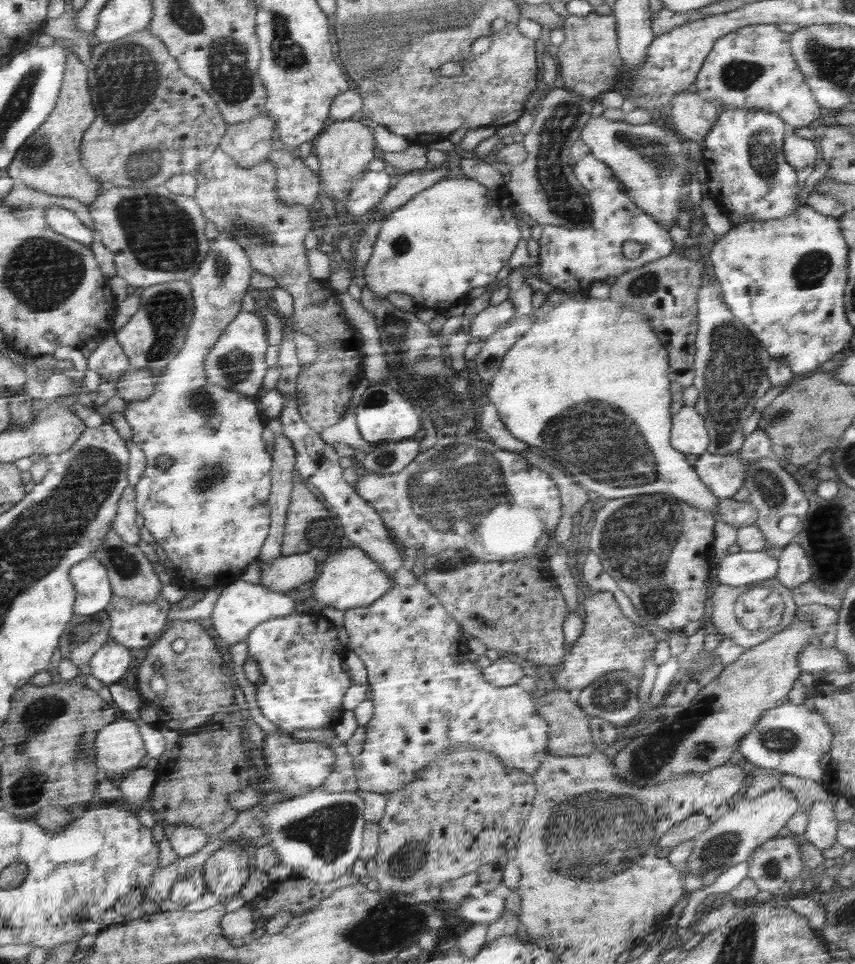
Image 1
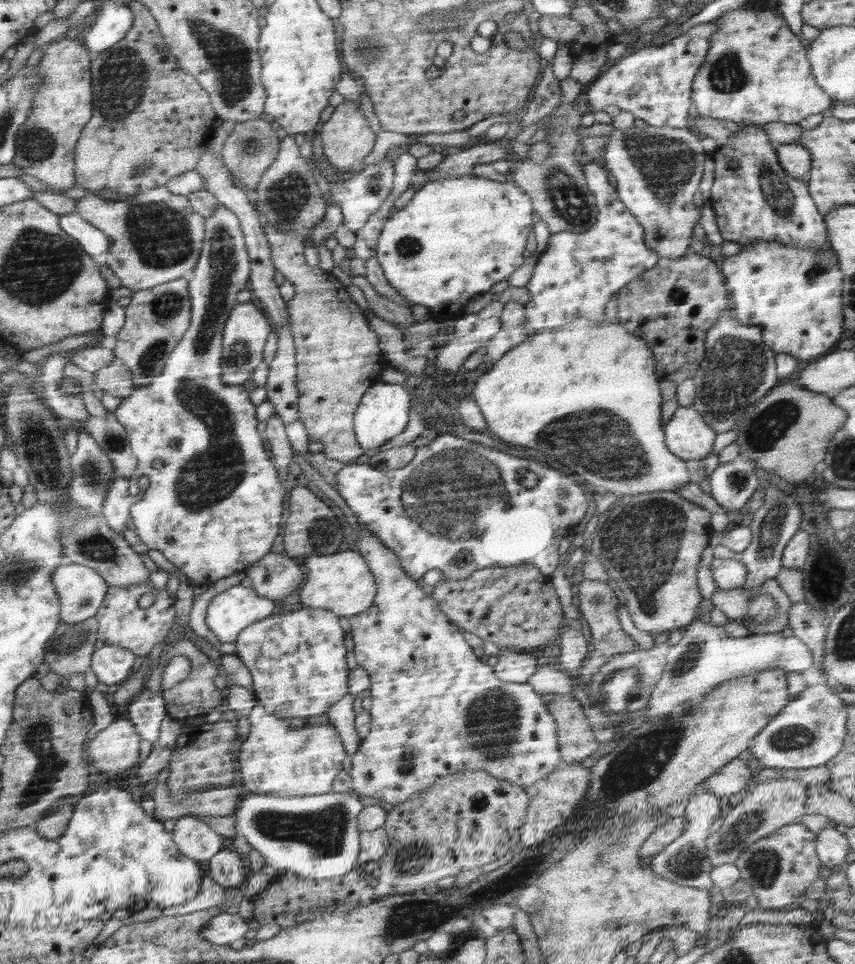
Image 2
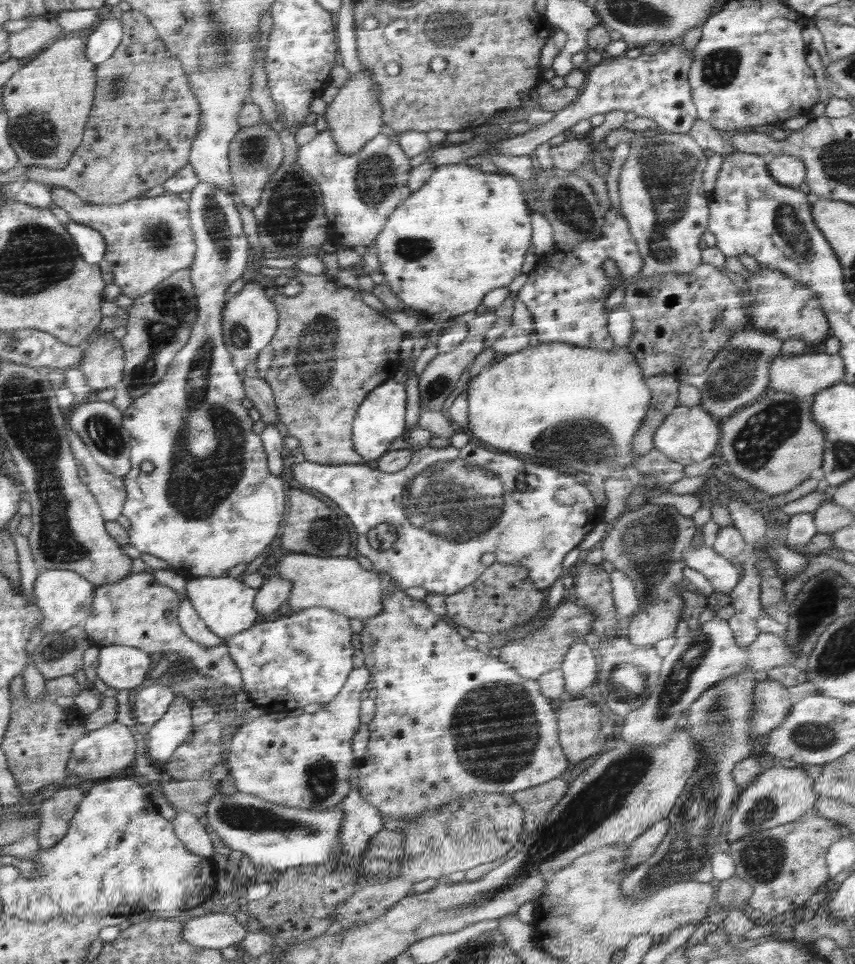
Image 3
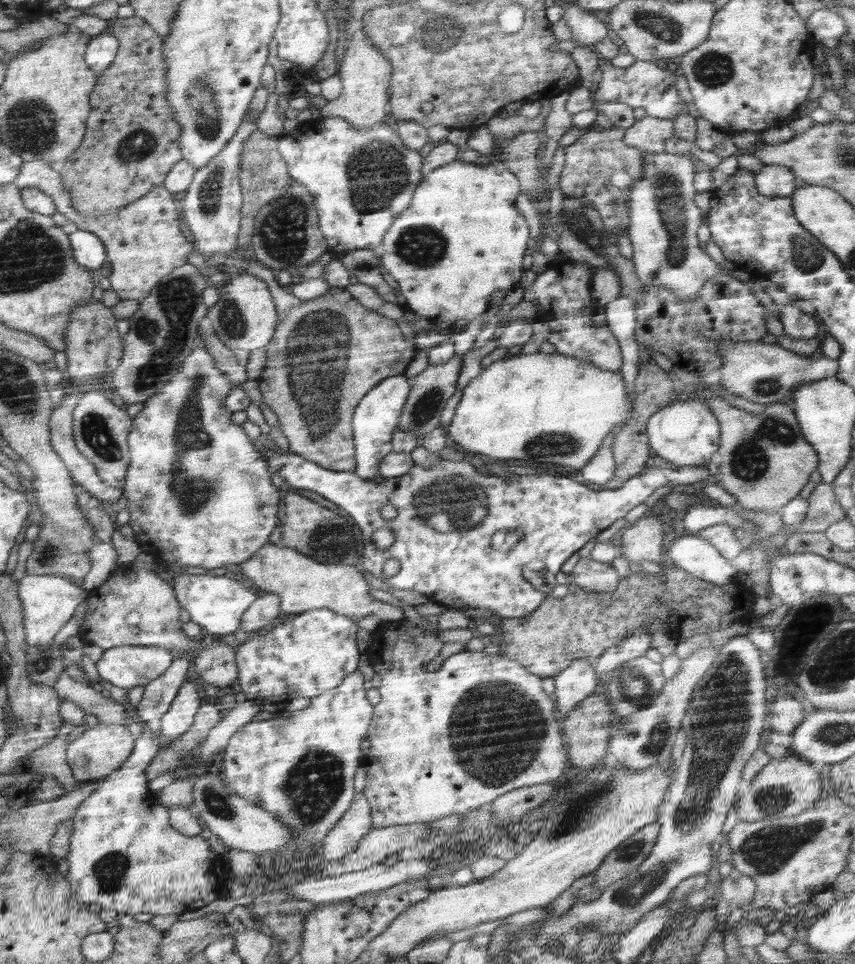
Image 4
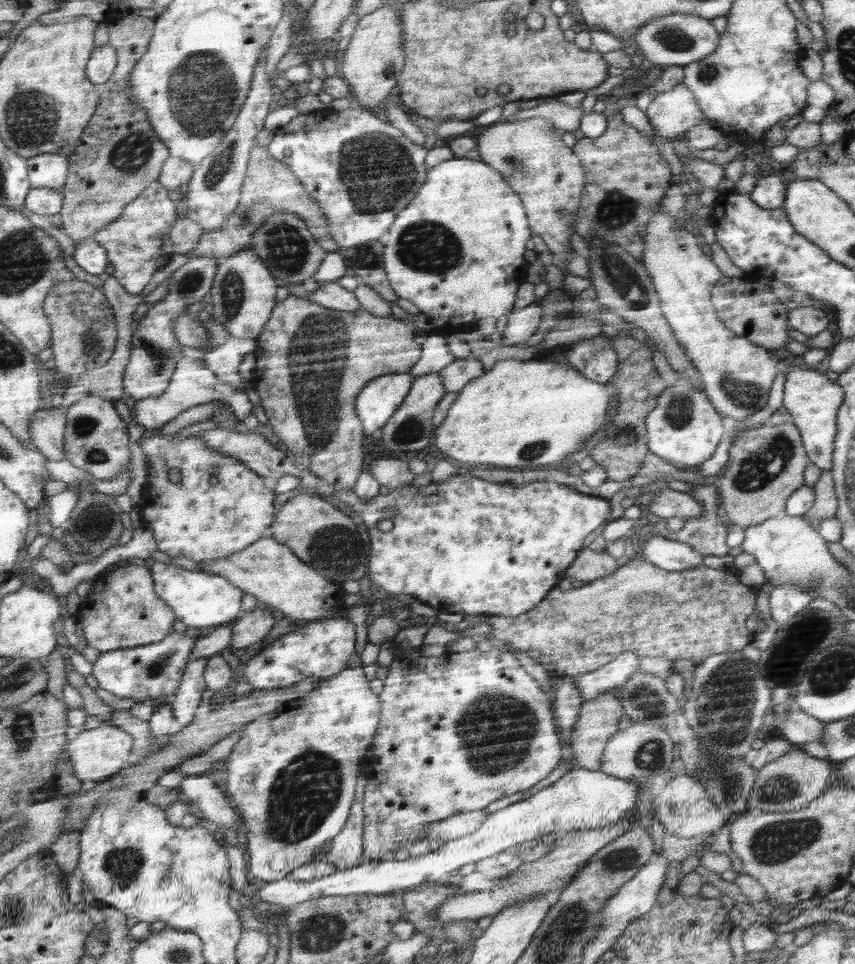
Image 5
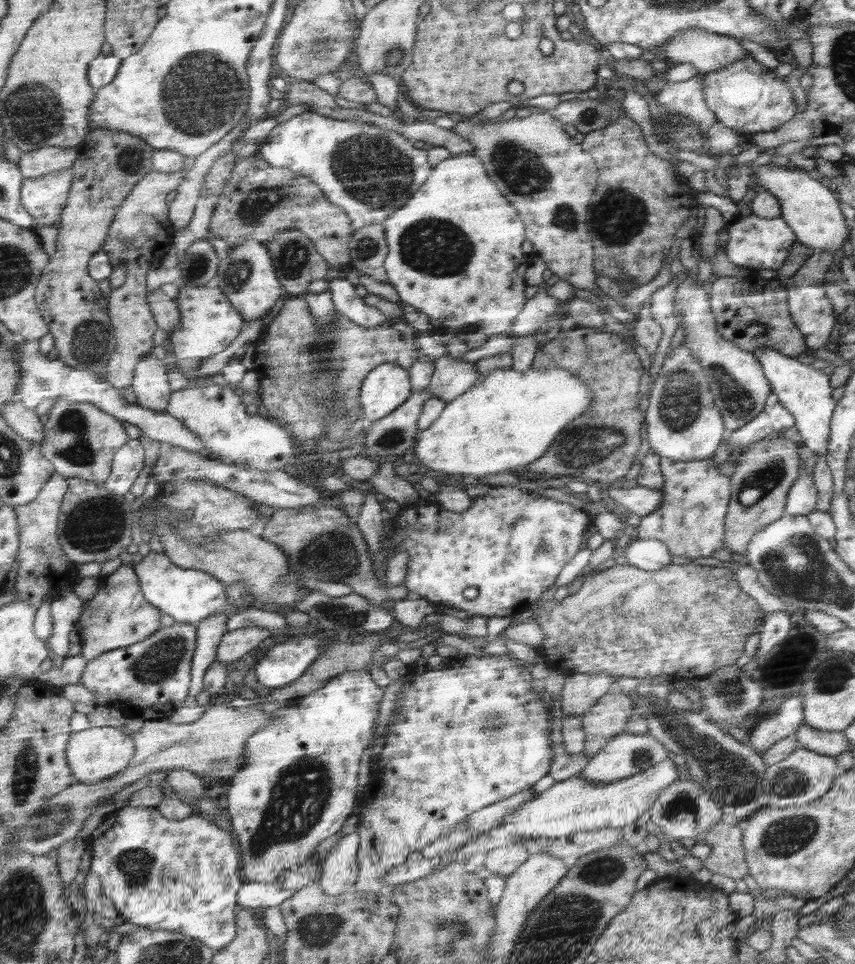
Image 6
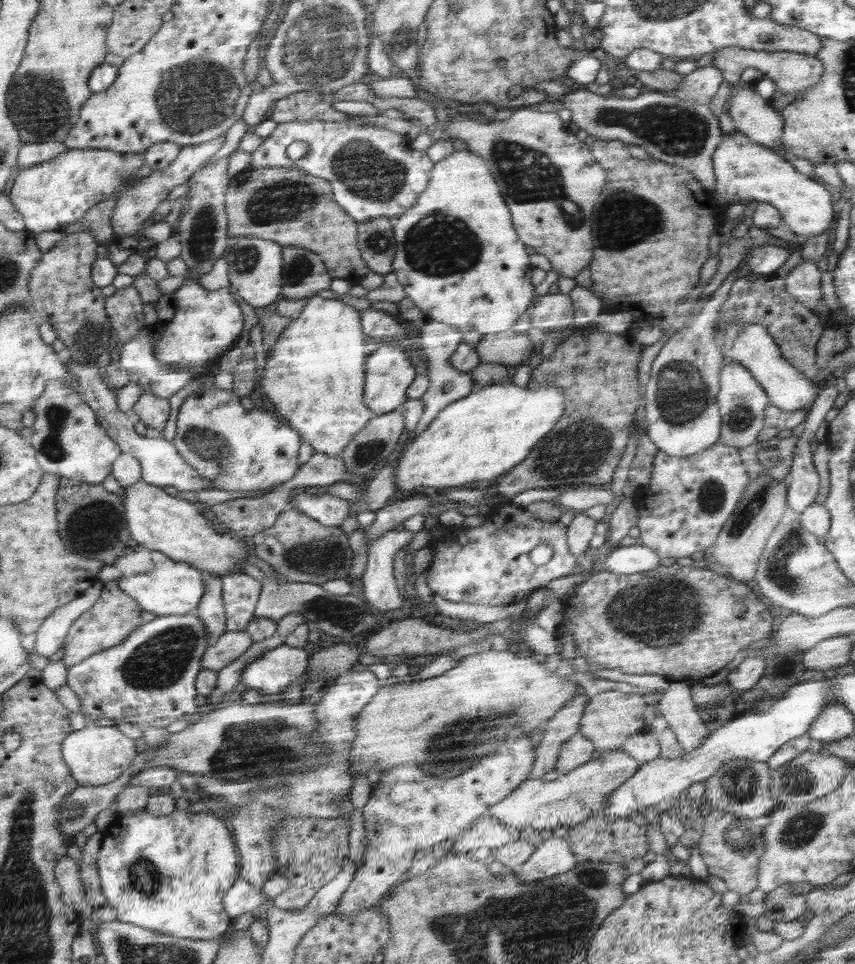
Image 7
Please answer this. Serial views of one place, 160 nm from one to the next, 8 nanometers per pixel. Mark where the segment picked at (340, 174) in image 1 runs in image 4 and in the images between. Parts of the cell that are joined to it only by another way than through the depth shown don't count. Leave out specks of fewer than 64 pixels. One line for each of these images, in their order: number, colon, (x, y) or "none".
2: (346, 138)
3: (353, 117)
4: (365, 71)

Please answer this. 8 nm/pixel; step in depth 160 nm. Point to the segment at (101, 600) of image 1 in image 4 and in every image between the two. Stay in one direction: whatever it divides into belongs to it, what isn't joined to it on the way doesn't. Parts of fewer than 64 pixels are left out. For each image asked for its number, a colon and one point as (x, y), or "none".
2: (81, 589)
3: (64, 598)
4: (48, 601)

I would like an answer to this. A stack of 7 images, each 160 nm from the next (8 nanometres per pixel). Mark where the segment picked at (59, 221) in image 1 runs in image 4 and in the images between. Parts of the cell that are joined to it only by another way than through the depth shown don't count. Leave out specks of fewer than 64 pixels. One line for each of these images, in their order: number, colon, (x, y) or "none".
2: (94, 241)
3: (90, 242)
4: (89, 252)

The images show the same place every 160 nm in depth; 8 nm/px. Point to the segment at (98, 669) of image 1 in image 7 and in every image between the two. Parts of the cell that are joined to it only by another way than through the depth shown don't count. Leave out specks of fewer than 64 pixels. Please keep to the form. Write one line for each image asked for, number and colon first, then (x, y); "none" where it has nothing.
2: (112, 664)
3: (119, 666)
4: (127, 667)
5: (145, 672)
6: (151, 679)
7: (148, 680)

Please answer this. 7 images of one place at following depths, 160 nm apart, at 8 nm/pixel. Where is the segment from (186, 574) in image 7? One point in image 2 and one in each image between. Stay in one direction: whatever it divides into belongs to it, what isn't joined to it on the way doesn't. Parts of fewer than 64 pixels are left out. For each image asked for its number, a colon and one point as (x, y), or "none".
2: (230, 612)
3: (226, 605)
4: (217, 603)
5: (202, 600)
6: (189, 596)

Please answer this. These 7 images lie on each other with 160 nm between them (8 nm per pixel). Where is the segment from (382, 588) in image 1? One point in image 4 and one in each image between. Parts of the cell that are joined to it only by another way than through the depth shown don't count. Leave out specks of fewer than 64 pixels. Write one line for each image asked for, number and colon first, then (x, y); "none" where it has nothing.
2: (343, 583)
3: (340, 583)
4: (302, 584)

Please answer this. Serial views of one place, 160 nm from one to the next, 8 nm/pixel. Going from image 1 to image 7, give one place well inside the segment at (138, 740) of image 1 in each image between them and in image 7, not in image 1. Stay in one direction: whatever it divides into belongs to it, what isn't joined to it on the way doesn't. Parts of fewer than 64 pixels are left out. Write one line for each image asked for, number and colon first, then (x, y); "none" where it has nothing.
2: (115, 748)
3: (106, 751)
4: (101, 749)
5: (95, 754)
6: (95, 754)
7: (97, 755)

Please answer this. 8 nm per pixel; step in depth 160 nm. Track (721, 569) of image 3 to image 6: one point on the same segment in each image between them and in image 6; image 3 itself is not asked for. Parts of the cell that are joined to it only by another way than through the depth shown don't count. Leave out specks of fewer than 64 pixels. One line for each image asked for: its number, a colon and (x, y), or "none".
4: (690, 553)
5: (672, 555)
6: (651, 555)

